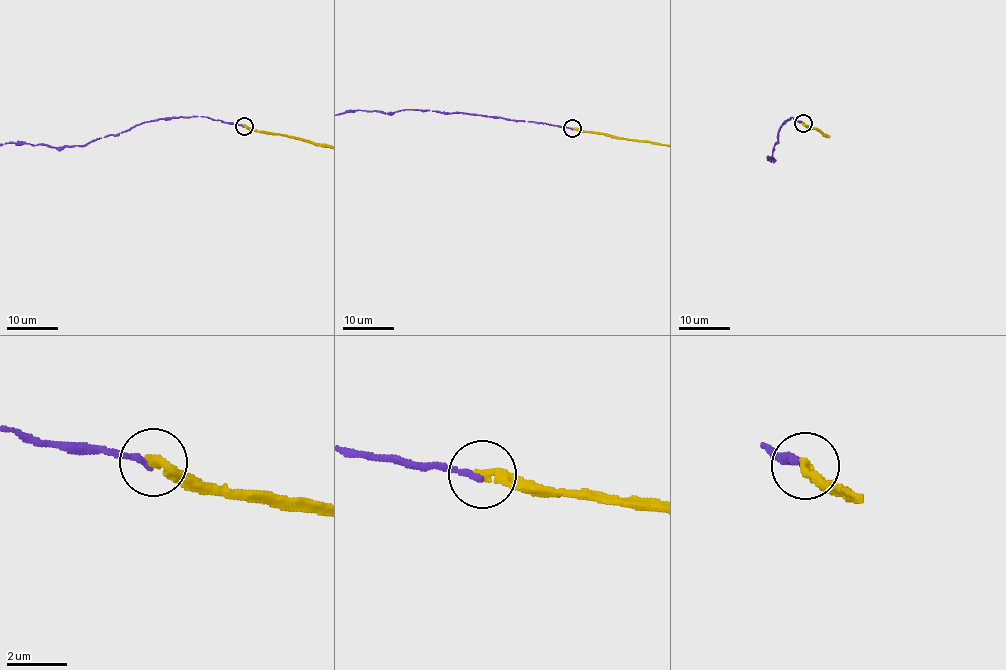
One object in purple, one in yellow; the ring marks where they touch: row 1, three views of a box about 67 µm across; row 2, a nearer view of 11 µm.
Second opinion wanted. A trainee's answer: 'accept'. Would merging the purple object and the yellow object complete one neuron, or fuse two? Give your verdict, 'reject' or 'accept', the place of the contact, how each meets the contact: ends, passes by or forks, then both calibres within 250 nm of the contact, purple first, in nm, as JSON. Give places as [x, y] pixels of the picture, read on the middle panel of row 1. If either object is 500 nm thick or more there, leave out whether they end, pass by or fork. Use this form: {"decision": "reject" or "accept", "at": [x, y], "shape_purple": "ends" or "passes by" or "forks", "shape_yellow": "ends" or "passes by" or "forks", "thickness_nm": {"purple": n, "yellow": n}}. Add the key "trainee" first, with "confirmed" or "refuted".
{"trainee": "refuted", "decision": "reject", "at": [572, 128], "shape_purple": "ends", "shape_yellow": "ends", "thickness_nm": {"purple": 200, "yellow": 320}}

